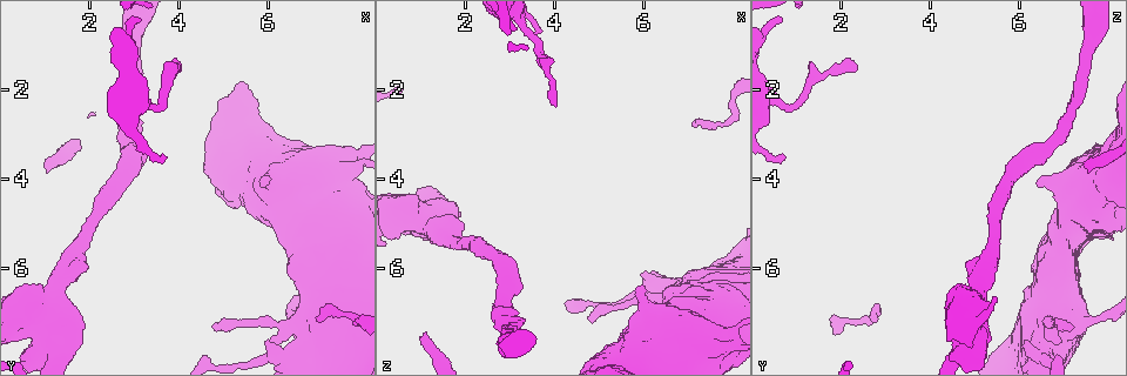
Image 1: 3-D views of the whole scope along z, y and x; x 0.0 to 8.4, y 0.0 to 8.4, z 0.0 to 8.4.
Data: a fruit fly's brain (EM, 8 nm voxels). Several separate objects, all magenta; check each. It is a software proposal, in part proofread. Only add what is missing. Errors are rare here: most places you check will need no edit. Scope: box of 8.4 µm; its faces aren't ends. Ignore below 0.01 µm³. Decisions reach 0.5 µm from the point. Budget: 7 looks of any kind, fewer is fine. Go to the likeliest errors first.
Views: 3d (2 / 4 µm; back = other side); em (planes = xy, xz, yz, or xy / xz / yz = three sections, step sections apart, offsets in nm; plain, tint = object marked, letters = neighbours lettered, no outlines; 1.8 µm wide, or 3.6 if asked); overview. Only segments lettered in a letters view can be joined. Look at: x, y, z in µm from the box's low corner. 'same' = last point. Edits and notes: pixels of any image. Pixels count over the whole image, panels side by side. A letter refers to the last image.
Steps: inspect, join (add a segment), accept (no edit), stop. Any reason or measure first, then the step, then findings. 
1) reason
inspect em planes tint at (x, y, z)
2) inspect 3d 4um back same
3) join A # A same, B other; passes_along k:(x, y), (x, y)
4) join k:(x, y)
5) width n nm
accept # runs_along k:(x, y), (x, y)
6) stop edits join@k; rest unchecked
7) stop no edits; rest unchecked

branch stops here
inspect 3d 4um at (4.05, 1.55, 2.35)

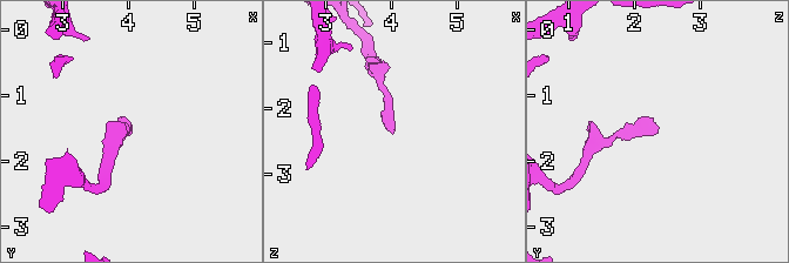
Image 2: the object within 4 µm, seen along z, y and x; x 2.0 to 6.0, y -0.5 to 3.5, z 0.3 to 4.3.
inspect em 3.6um planes letters at (4.05, 1.55, 2.35)

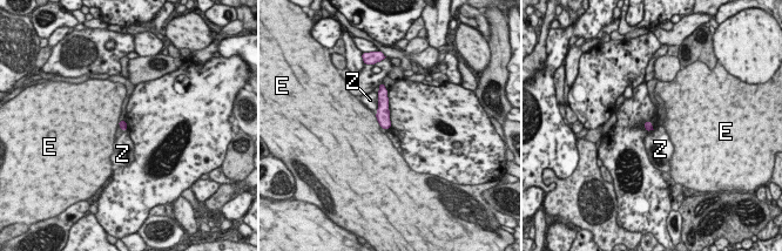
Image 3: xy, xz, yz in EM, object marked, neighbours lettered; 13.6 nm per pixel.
accept # E other, Z other; border 3:(377, 93), (377, 112), (375, 114); none of them fits

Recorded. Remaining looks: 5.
inspect em planes letters at (1.05, 3.85, 7.55)

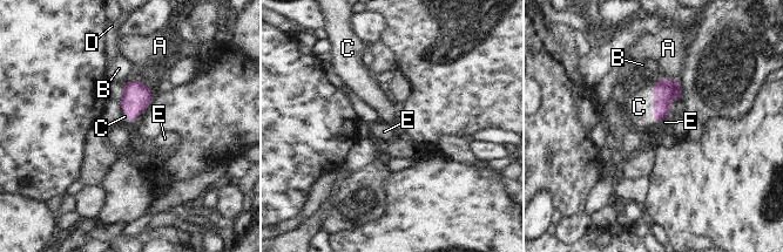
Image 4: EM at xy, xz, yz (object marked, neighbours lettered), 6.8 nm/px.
longest_contact C 280 nm
join C # A other, B other, C same, D other, E other; passes_along 4:(665, 90), (654, 104), (639, 107); the neuron continues

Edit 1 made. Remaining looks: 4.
stop edits join@4; rest unchecked

